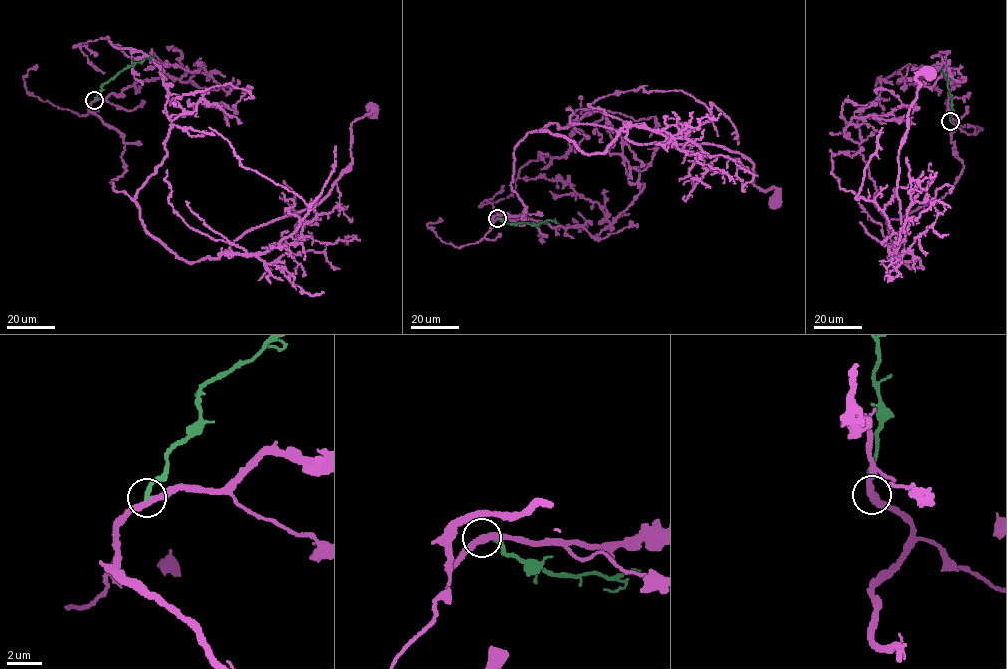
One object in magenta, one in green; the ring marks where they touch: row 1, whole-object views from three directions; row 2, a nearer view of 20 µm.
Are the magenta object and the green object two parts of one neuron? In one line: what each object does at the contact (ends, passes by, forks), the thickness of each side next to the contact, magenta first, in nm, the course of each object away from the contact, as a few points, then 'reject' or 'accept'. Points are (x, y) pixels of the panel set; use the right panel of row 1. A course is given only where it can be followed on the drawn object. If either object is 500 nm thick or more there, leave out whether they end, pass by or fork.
magenta passes by; green ends; calibres 360 and 240 nm; course magenta (951, 121), (958, 179), (888, 222), (909, 267), (922, 268), (892, 257), (898, 155), (930, 71); course green (950, 121), (951, 103), (948, 78), (942, 71), (944, 65); reject

